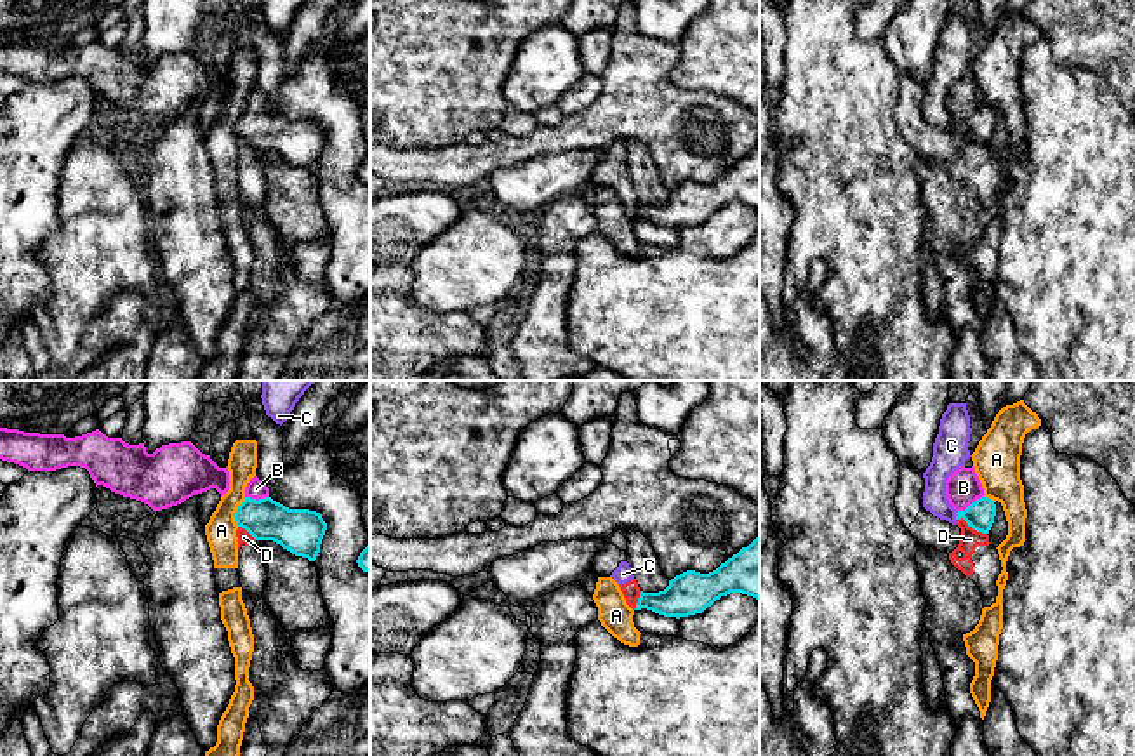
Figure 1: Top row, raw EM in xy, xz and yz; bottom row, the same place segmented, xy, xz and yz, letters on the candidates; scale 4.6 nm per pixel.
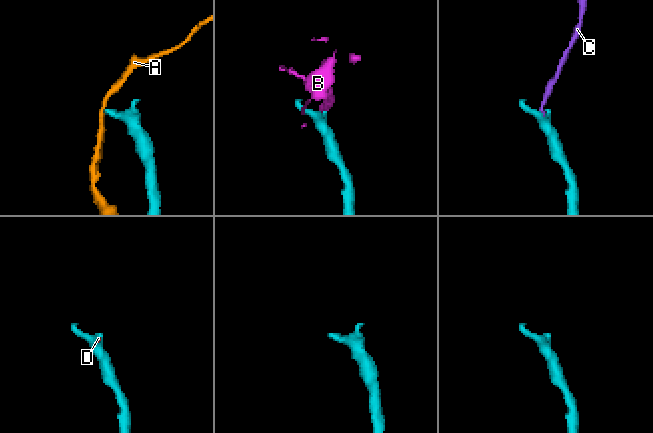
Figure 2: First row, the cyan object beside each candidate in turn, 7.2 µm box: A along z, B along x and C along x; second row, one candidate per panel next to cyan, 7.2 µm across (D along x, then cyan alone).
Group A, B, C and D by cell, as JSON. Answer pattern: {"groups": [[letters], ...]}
{"groups": [["A"], ["B"], ["C", "D"]]}

